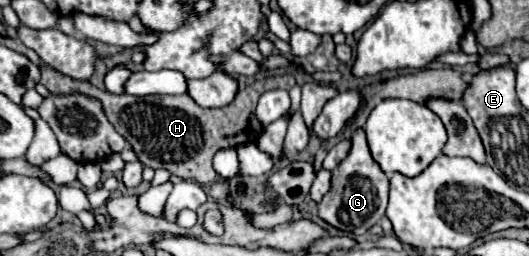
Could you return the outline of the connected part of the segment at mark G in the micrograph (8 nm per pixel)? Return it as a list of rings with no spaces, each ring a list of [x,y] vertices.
[[[358,129],[356,135],[352,137],[350,155],[332,171],[332,187],[324,195],[324,199],[318,203],[318,213],[326,223],[334,225],[336,229],[342,229],[360,237],[374,223],[378,223],[380,217],[384,217],[386,203],[388,203],[388,187],[390,187],[388,177],[384,175],[380,165],[372,159],[364,131]]]

